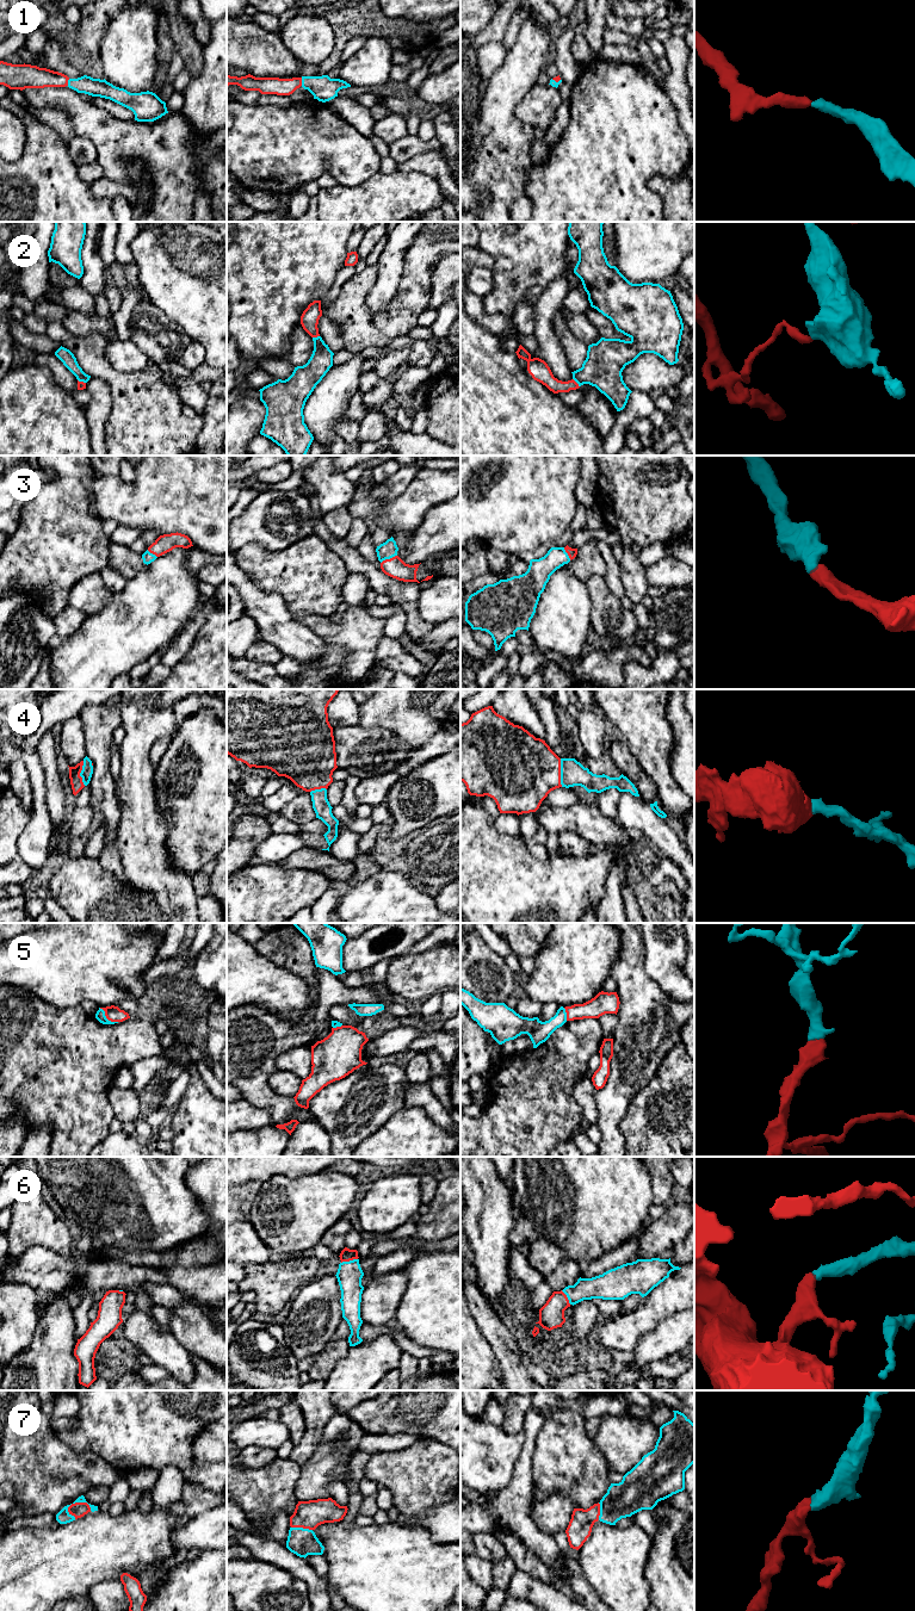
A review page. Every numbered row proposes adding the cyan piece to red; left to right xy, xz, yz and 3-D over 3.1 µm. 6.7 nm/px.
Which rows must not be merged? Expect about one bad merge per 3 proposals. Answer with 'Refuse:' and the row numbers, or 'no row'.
Refuse: 2

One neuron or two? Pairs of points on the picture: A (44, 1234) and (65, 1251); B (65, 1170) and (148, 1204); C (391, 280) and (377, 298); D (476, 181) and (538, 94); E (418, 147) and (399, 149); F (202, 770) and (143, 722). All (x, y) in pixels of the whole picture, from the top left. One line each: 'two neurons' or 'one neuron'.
A: one neuron
B: one neuron
C: one neuron
D: two neurons
E: one neuron
F: two neurons

